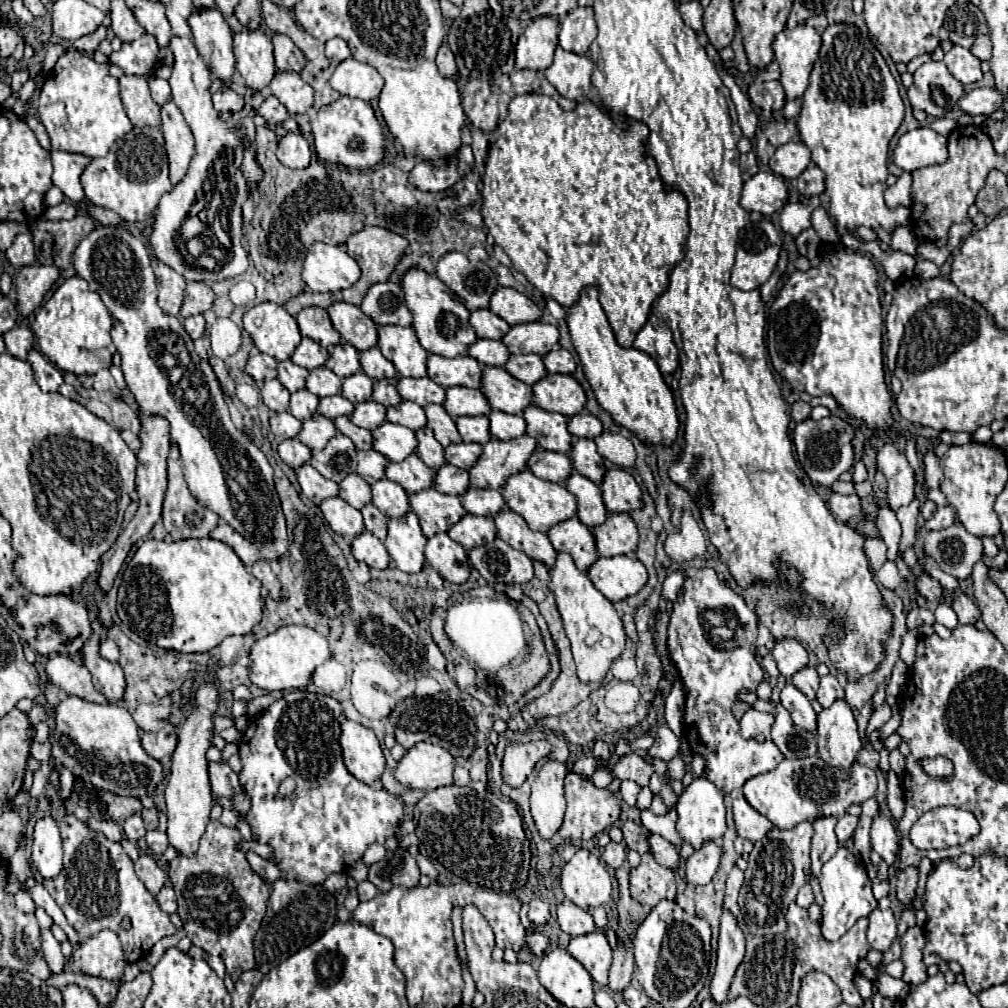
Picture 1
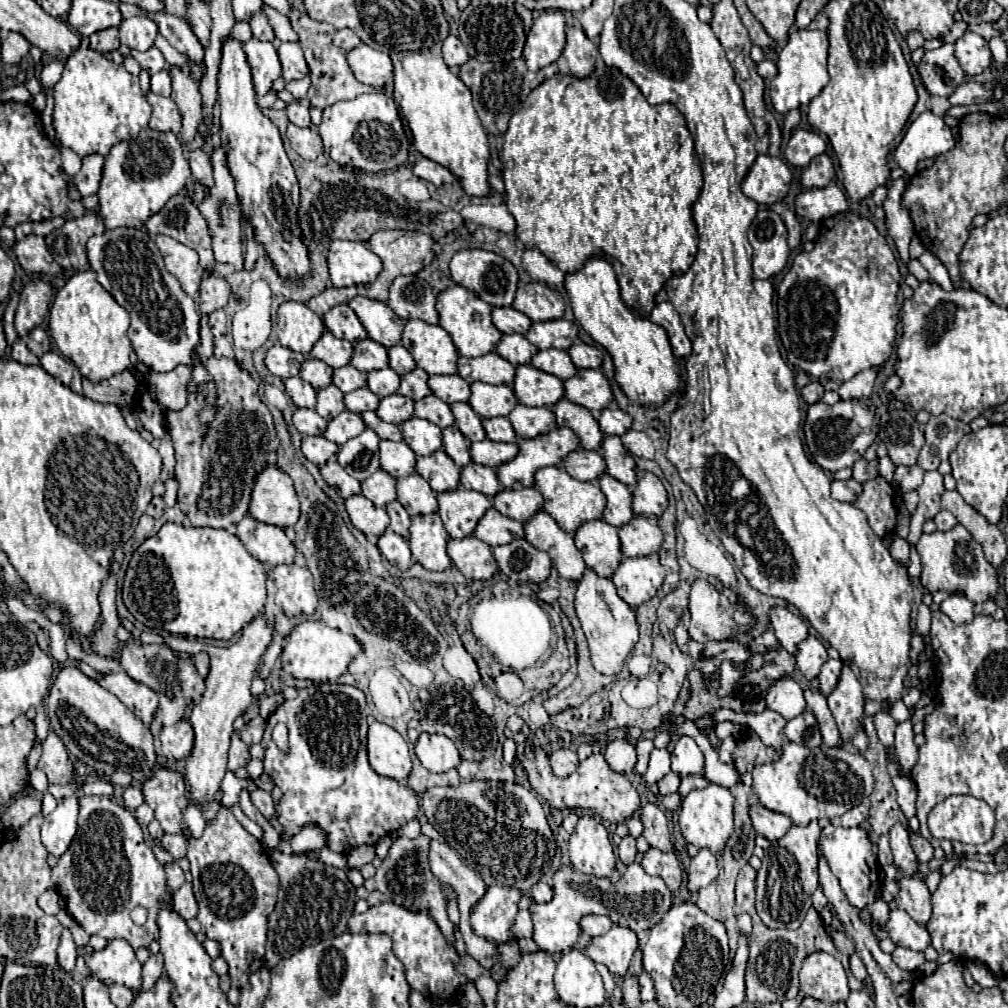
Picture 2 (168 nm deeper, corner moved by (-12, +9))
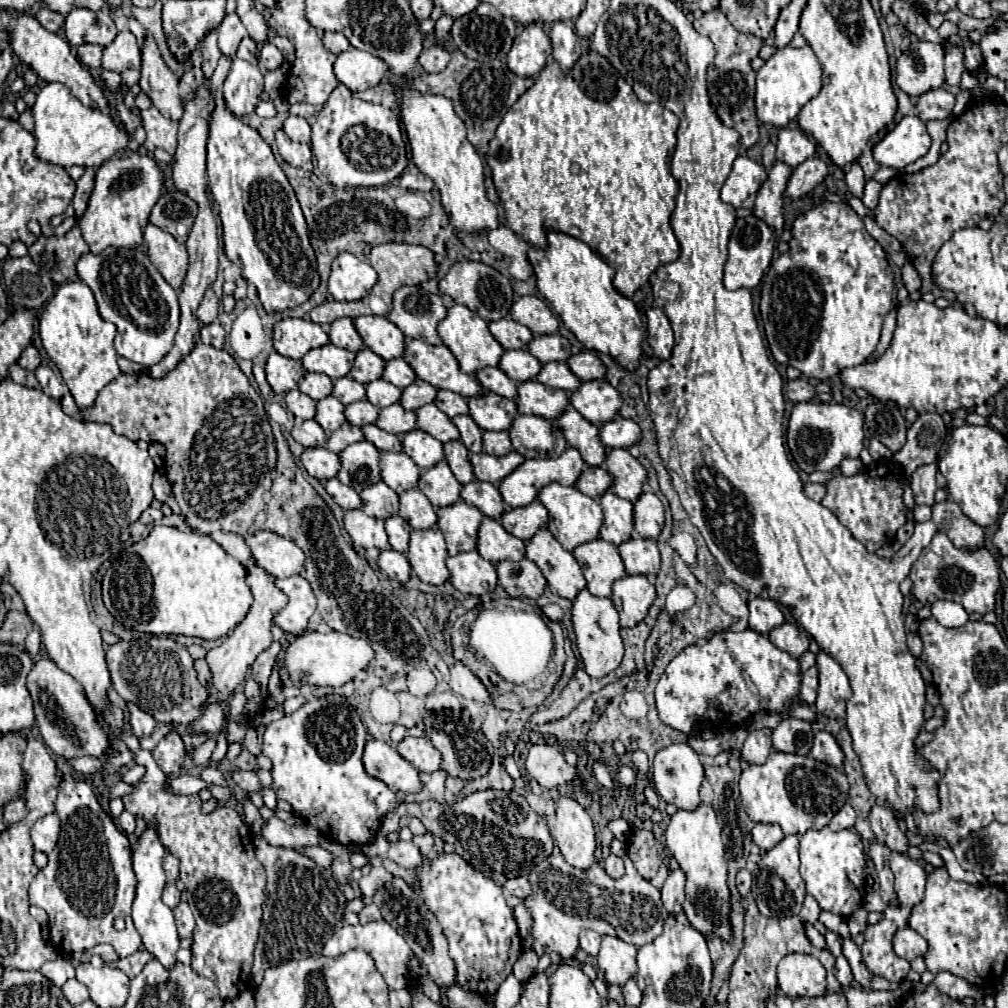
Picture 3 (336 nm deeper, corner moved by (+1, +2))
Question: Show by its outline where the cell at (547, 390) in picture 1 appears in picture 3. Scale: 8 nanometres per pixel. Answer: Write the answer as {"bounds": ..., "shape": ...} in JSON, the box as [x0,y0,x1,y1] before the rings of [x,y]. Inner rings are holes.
{"bounds":[570,380,622,424],"shape":[[[608,380],[584,382],[576,392],[570,394],[570,404],[592,424],[606,424],[618,416],[622,406],[620,392],[608,384]]]}

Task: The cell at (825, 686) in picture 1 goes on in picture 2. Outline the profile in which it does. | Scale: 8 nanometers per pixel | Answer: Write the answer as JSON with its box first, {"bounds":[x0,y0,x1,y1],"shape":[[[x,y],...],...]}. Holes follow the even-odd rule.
{"bounds":[819,659,843,695],"shape":[[[829,659],[823,667],[821,667],[821,673],[819,673],[819,681],[821,681],[821,693],[829,695],[837,683],[839,683],[839,677],[841,677],[841,667],[843,663],[839,659]]]}

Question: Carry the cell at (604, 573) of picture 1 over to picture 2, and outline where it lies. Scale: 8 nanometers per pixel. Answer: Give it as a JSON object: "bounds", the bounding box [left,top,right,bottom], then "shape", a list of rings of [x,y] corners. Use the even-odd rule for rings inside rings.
{"bounds":[611,555,665,607],"shape":[[[657,555],[625,557],[611,579],[619,597],[631,607],[637,607],[657,593],[665,579],[665,569],[661,567]]]}

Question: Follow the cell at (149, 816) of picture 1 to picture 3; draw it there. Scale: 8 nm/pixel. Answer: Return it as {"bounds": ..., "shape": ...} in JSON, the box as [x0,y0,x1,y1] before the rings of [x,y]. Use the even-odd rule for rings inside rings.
{"bounds":[106,704,266,1000],"shape":[[[108,704],[106,720],[114,726],[114,730],[120,734],[120,740],[134,752],[134,762],[146,766],[146,776],[136,784],[136,792],[126,794],[124,808],[132,812],[134,816],[142,816],[144,820],[158,820],[160,840],[166,844],[170,854],[176,854],[180,860],[180,878],[186,884],[186,898],[190,904],[190,910],[196,918],[196,930],[194,930],[194,946],[192,946],[192,968],[196,974],[210,978],[224,1000],[232,1000],[250,984],[250,968],[252,968],[252,954],[258,942],[258,930],[262,922],[262,902],[264,902],[264,890],[266,890],[266,872],[264,866],[256,860],[256,856],[248,856],[242,838],[250,836],[248,826],[242,818],[242,814],[236,810],[236,806],[218,806],[210,814],[202,814],[202,800],[198,796],[176,796],[162,790],[162,784],[166,784],[164,772],[158,768],[158,764],[152,758],[150,750],[142,750],[136,736],[130,736],[122,730],[122,710],[114,704]]]}

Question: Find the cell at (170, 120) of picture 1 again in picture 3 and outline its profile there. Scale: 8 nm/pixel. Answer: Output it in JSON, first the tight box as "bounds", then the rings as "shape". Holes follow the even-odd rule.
{"bounds":[138,36,184,120],"shape":[[[146,36],[140,50],[142,50],[142,74],[138,84],[142,92],[164,116],[180,120],[184,110],[178,94],[178,80],[174,78],[172,70],[164,64],[154,38]]]}

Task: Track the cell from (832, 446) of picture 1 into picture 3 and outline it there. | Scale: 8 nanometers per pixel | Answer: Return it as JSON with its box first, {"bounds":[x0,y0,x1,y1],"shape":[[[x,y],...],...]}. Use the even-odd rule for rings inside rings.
{"bounds":[788,400,864,474],"shape":[[[808,400],[800,402],[792,408],[790,422],[788,422],[788,448],[798,464],[800,470],[806,474],[814,470],[830,472],[836,468],[844,458],[858,458],[860,450],[864,448],[864,416],[854,408],[836,402],[820,402]]]}

